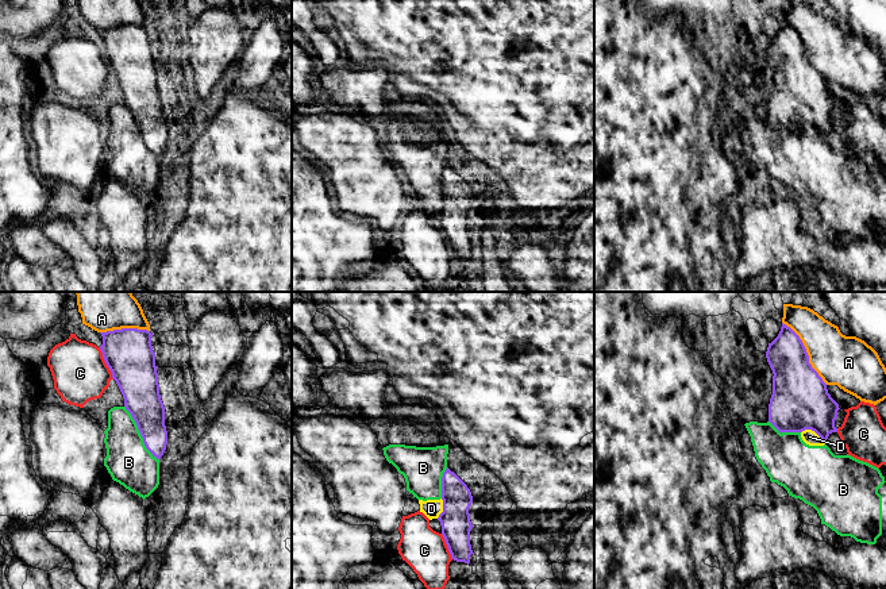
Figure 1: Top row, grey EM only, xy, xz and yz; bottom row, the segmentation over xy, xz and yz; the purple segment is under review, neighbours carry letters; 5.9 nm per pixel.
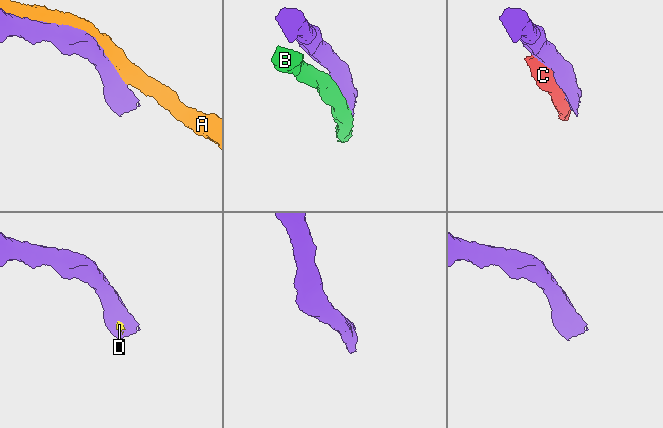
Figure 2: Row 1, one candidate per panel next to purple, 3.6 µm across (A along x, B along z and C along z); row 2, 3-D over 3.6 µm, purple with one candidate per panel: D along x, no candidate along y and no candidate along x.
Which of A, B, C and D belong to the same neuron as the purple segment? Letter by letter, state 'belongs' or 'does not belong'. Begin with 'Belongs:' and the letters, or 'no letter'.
Belongs: no letter
A: does not belong
B: does not belong
C: does not belong
D: does not belong

